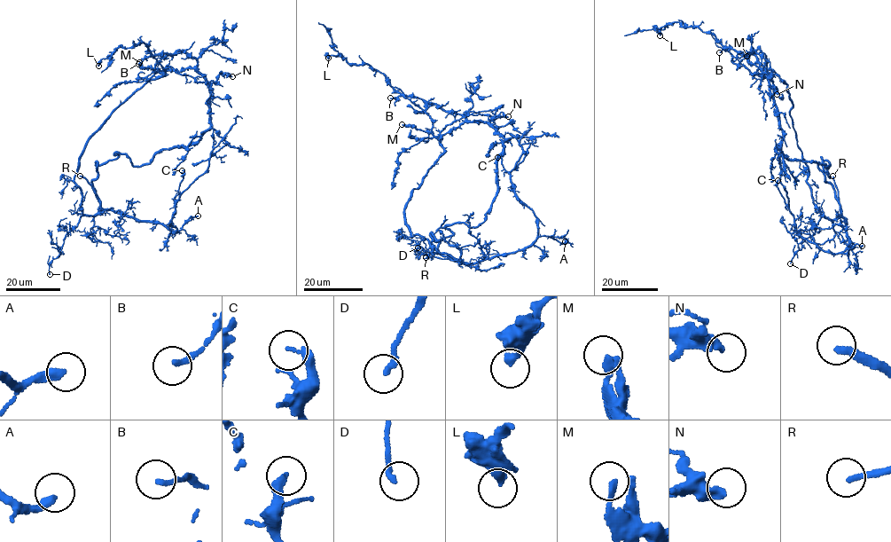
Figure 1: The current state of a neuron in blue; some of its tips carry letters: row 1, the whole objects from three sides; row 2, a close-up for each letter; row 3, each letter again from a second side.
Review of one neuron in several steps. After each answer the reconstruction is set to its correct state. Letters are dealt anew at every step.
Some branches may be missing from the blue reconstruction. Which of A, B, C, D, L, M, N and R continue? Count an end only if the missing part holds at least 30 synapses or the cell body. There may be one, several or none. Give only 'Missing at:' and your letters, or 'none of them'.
Missing at: R

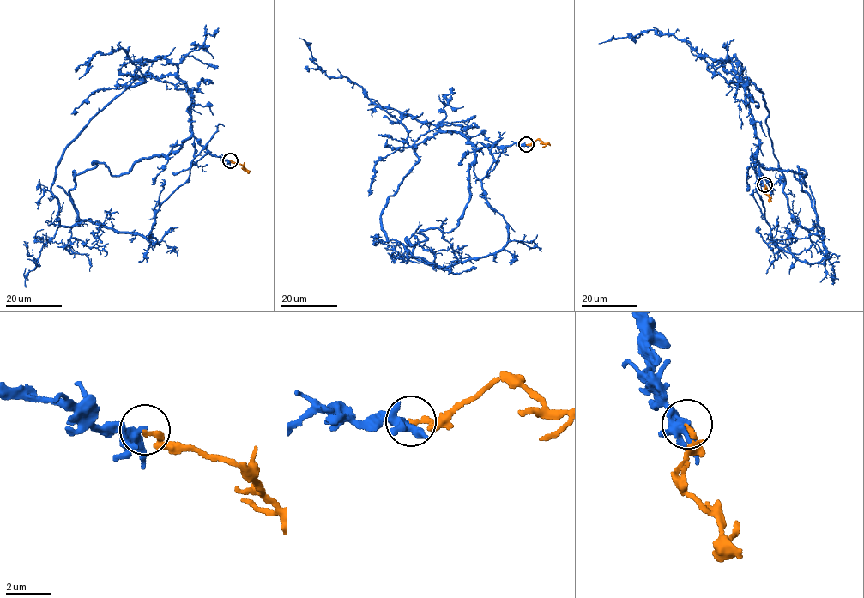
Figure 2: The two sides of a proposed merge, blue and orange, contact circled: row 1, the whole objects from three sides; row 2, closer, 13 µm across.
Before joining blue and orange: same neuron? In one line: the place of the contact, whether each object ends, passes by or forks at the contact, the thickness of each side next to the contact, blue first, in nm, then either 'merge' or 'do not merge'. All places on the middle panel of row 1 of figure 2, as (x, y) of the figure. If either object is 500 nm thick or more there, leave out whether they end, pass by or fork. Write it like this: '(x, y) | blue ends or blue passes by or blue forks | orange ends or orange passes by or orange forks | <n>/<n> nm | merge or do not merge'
(526, 144) | blue passes by | orange ends | 340/220 nm | do not merge

